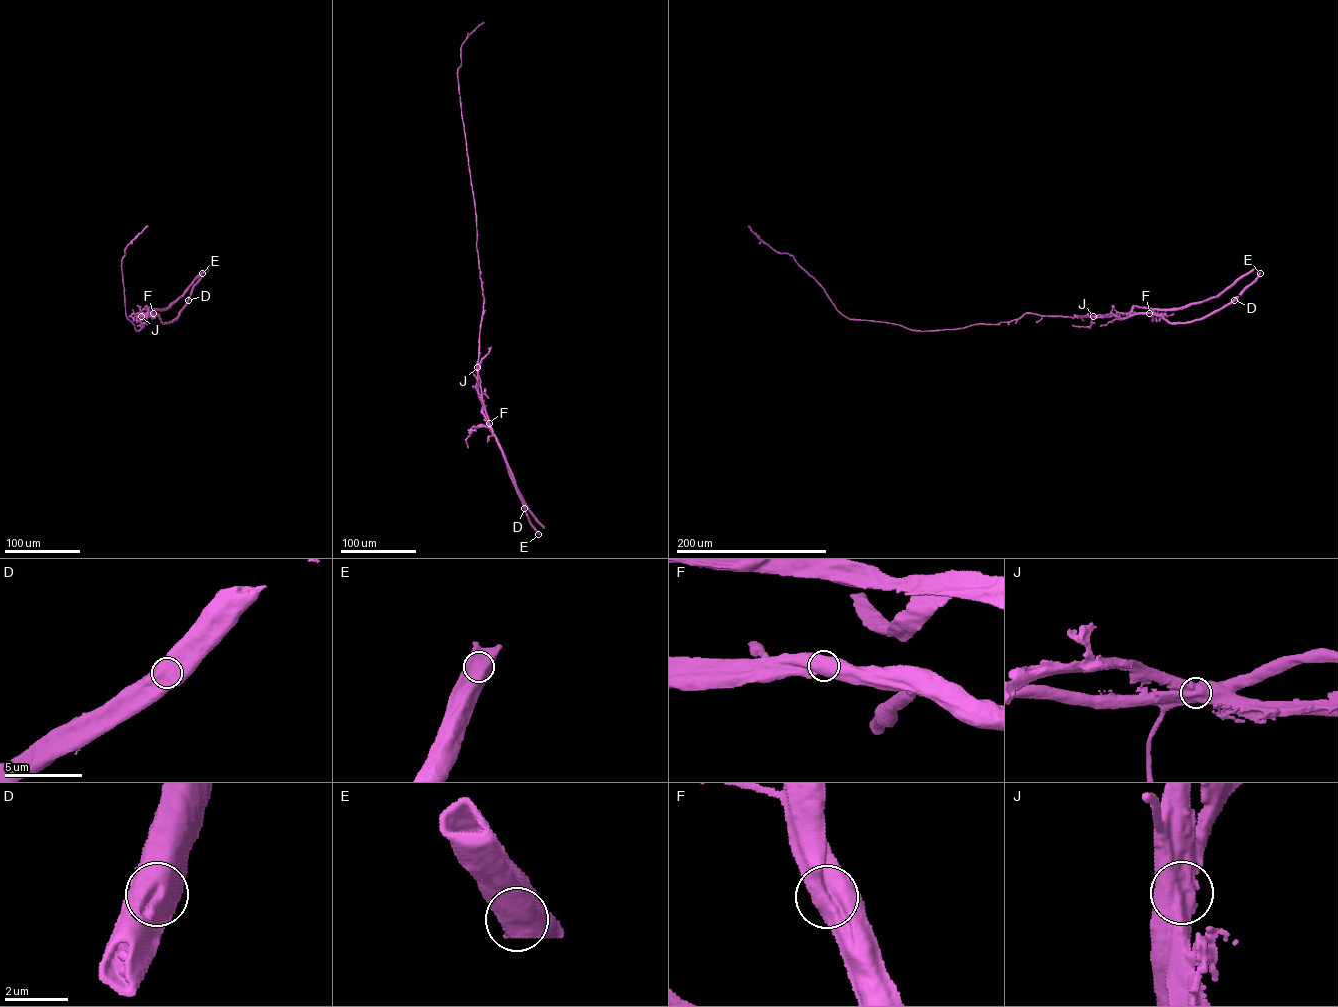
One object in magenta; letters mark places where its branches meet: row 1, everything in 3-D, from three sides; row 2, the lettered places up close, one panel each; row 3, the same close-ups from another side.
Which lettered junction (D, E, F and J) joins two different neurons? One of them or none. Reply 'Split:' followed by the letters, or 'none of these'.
Split: J

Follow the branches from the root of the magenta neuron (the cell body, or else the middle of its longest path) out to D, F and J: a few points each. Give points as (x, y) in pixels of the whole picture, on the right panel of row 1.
D: (1000, 323), (1027, 313), (1072, 317), (1113, 314), (1121, 318), (1152, 313), (1170, 323), (1185, 323), (1234, 300)
F: (1000, 323), (1018, 319), (1027, 313), (1072, 317), (1113, 314), (1124, 318), (1149, 313)
J: (1000, 323), (1018, 319), (1027, 313), (1093, 316)

